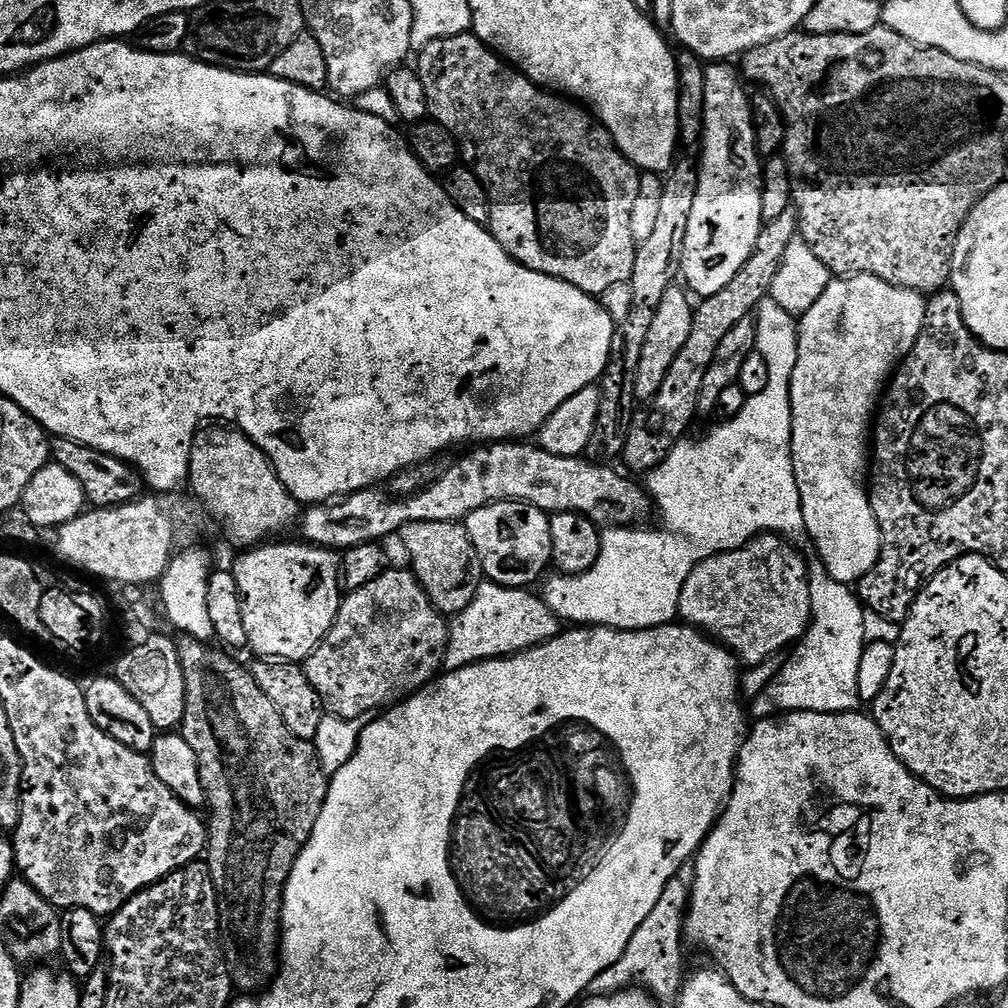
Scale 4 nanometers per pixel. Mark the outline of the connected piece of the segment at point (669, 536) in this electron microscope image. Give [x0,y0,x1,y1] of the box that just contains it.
[542,386,804,632]

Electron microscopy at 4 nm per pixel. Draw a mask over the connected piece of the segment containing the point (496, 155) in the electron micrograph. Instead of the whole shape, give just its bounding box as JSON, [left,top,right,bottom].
[414,30,641,298]

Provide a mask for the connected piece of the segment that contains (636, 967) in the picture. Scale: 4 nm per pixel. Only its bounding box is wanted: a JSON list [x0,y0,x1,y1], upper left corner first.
[591,880,690,993]

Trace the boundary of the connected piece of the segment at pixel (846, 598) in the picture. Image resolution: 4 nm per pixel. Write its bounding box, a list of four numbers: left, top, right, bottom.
[751,570,866,718]

